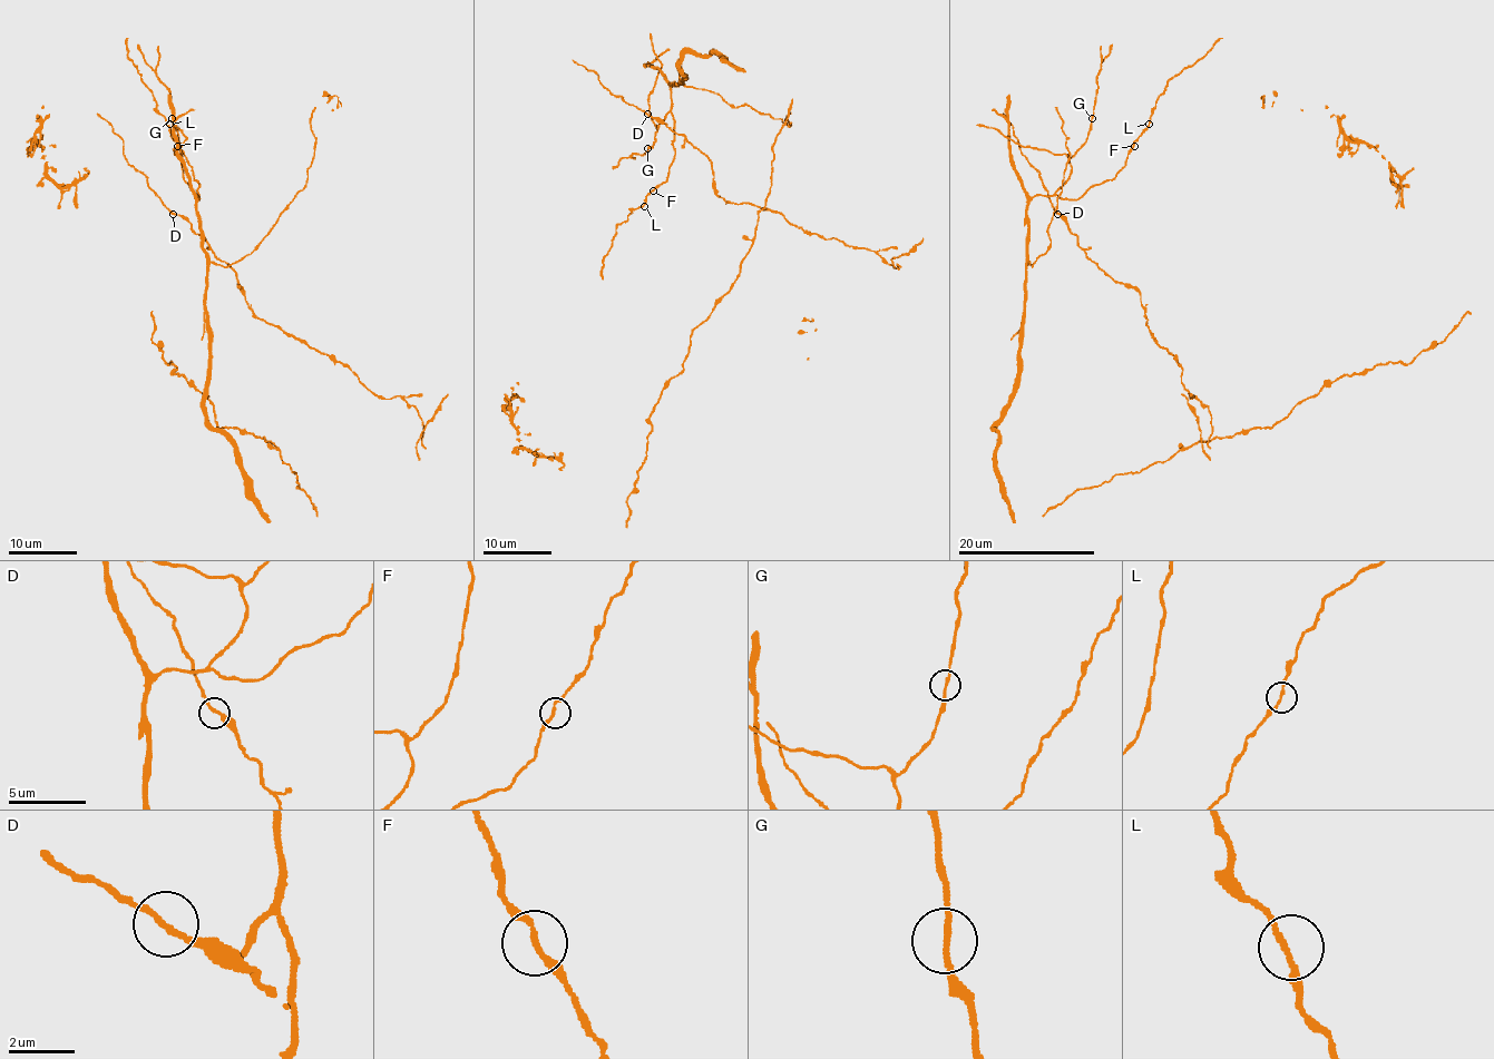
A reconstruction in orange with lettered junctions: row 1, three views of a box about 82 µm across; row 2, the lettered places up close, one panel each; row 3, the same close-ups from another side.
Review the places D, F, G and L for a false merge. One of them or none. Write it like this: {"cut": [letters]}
{"cut": []}

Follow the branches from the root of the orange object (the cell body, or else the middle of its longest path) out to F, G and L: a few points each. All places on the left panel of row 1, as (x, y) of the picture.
F: (267, 518), (254, 496), (237, 448), (210, 425), (206, 417), (206, 252), (196, 209), (199, 185), (177, 146)
G: (267, 518), (237, 448), (206, 417), (206, 252), (196, 194), (183, 176), (173, 118)
L: (267, 518), (237, 448), (206, 417), (206, 252), (196, 209), (199, 185), (171, 136), (169, 124)

